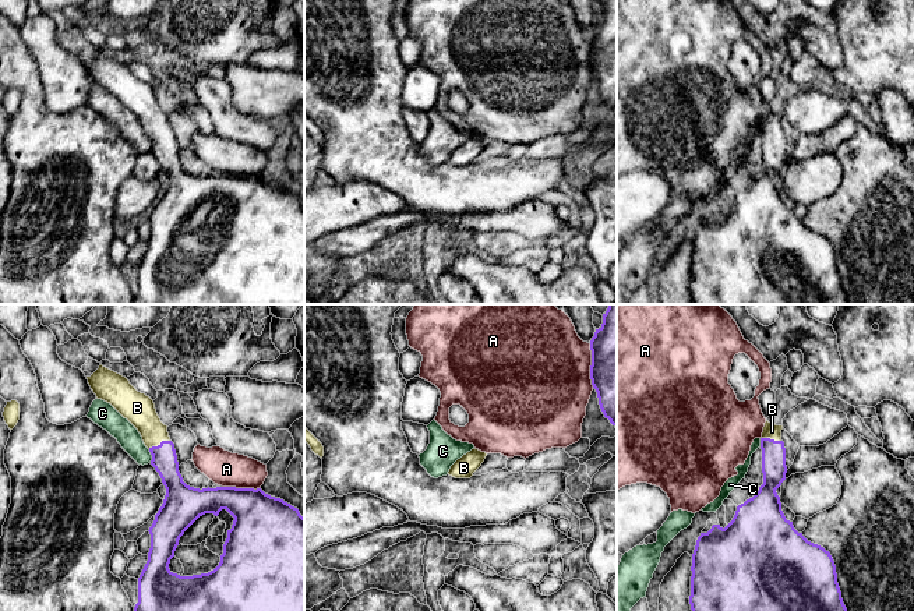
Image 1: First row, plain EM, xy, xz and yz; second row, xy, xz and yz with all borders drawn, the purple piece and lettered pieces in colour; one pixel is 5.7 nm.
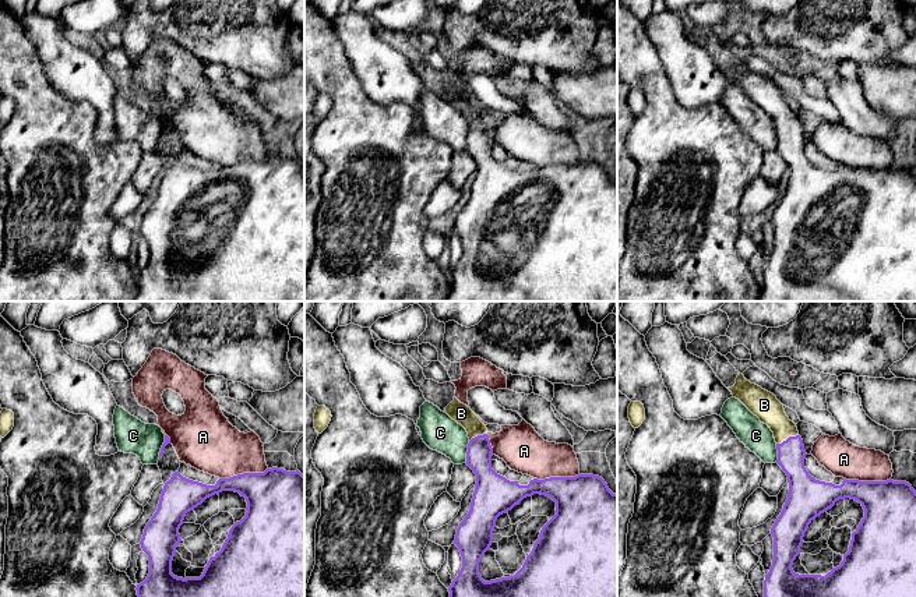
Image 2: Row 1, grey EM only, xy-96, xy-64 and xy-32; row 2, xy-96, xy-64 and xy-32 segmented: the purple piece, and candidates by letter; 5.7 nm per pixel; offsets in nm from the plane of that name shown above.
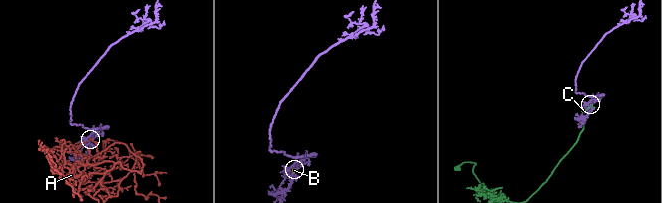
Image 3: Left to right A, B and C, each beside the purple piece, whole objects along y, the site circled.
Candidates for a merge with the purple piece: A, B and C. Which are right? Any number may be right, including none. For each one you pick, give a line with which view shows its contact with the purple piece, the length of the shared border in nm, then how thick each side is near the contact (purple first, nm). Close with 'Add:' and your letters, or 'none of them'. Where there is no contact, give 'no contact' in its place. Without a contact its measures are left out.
B: meets purple in xy; contact 140 nm long; 140 nm thick on the purple side, 180 nm on the other
Add: B

